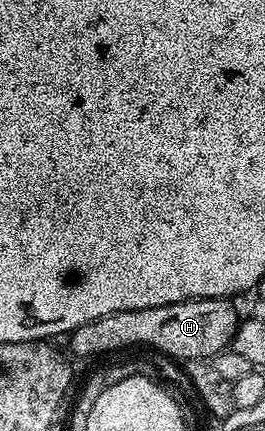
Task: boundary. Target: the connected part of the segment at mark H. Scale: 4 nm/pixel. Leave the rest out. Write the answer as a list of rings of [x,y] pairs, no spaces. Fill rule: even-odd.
[[[196,298],[159,308],[115,312],[91,324],[83,324],[68,335],[69,346],[81,358],[92,354],[113,354],[128,346],[150,346],[161,354],[180,360],[209,360],[232,343],[239,325],[234,303],[227,298]]]

